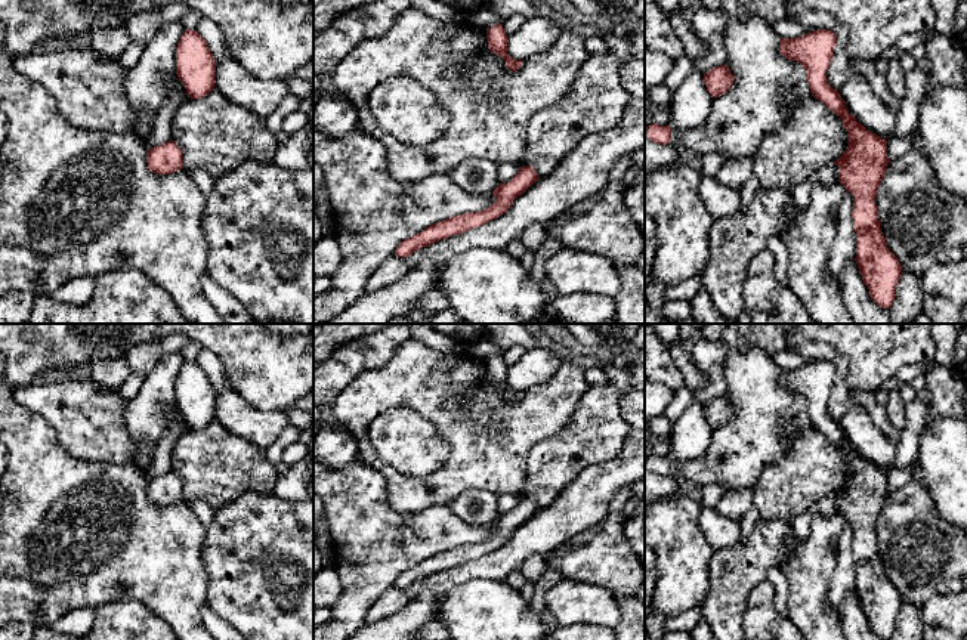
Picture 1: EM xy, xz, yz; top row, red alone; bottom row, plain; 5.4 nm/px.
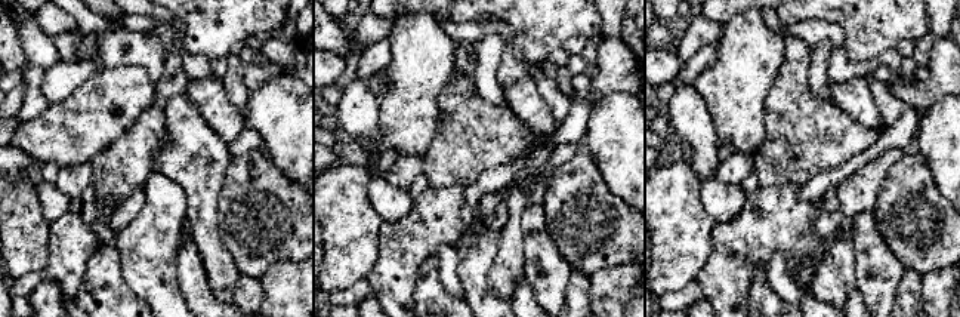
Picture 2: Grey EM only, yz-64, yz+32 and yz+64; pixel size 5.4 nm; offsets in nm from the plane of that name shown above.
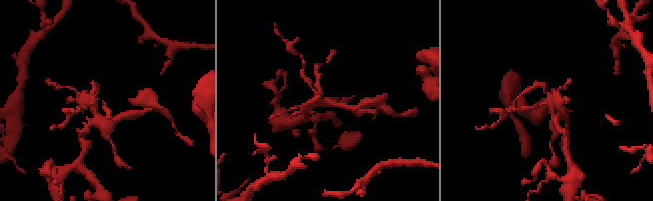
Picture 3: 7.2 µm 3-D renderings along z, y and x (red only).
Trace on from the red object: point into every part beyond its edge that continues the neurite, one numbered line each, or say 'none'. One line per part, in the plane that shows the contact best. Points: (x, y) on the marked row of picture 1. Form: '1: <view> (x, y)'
none

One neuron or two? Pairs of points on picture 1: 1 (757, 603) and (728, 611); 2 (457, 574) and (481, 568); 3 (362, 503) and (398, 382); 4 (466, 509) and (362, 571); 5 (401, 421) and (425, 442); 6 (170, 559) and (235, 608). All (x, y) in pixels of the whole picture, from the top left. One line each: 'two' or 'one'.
1: two
2: one
3: two
4: two
5: one
6: two

